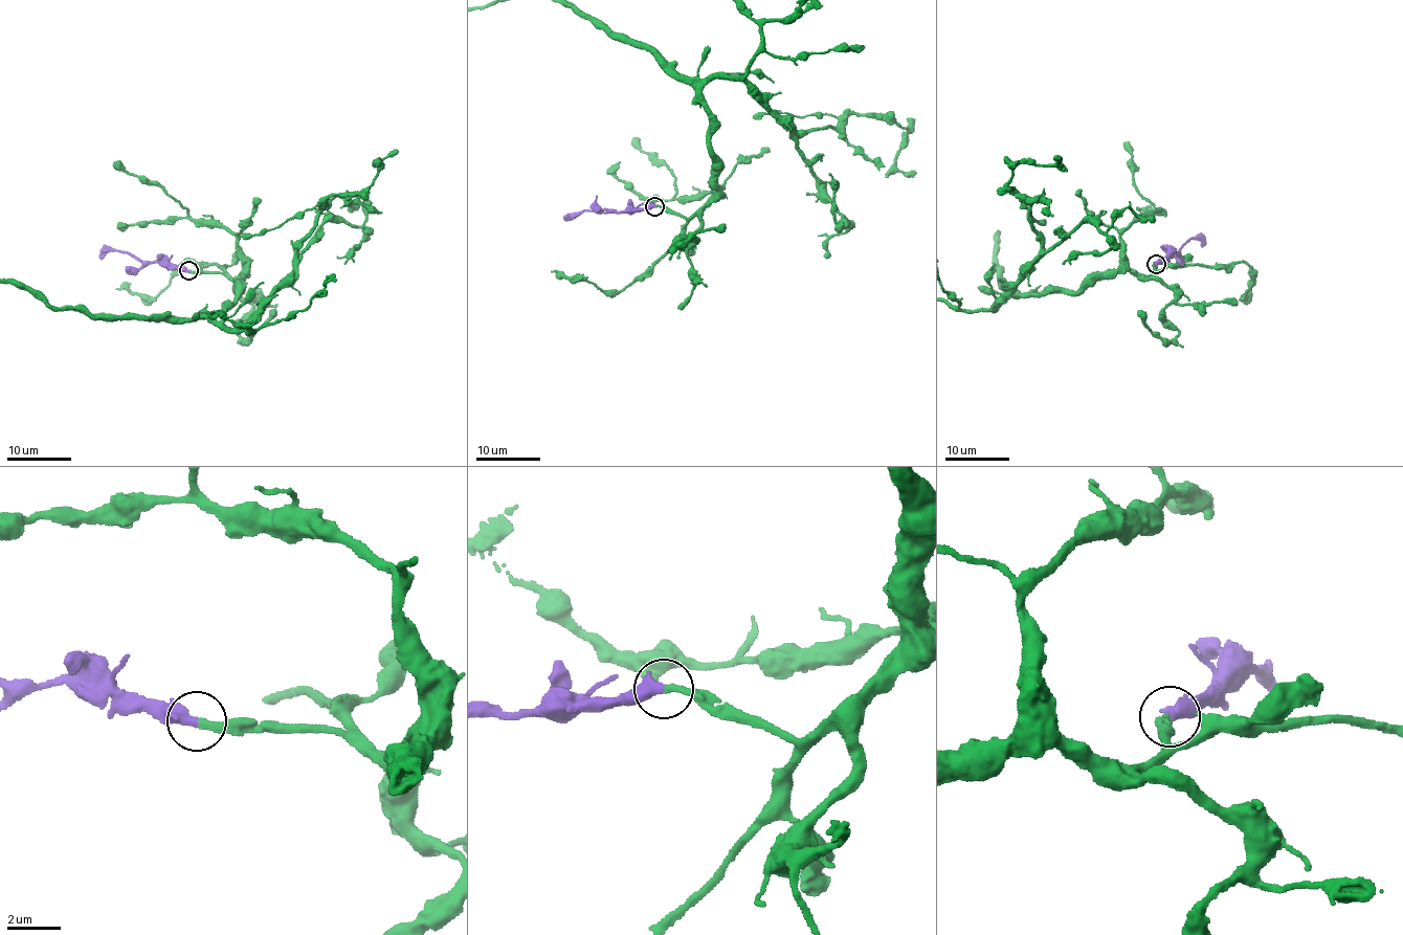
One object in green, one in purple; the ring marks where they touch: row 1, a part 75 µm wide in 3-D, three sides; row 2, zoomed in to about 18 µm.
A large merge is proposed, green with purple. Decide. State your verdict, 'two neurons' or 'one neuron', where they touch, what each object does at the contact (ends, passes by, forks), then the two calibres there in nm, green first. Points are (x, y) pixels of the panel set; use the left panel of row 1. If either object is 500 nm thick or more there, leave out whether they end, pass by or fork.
one neuron | (188, 270) | green ends | purple ends | 280/460 nm

